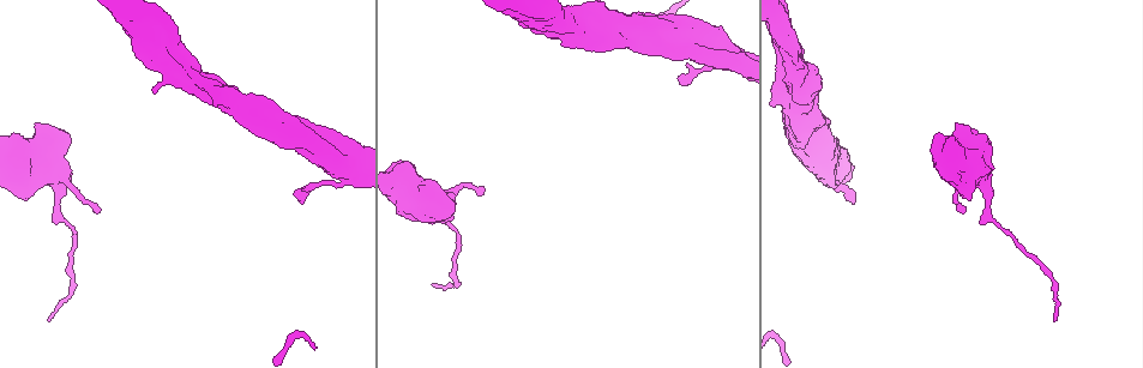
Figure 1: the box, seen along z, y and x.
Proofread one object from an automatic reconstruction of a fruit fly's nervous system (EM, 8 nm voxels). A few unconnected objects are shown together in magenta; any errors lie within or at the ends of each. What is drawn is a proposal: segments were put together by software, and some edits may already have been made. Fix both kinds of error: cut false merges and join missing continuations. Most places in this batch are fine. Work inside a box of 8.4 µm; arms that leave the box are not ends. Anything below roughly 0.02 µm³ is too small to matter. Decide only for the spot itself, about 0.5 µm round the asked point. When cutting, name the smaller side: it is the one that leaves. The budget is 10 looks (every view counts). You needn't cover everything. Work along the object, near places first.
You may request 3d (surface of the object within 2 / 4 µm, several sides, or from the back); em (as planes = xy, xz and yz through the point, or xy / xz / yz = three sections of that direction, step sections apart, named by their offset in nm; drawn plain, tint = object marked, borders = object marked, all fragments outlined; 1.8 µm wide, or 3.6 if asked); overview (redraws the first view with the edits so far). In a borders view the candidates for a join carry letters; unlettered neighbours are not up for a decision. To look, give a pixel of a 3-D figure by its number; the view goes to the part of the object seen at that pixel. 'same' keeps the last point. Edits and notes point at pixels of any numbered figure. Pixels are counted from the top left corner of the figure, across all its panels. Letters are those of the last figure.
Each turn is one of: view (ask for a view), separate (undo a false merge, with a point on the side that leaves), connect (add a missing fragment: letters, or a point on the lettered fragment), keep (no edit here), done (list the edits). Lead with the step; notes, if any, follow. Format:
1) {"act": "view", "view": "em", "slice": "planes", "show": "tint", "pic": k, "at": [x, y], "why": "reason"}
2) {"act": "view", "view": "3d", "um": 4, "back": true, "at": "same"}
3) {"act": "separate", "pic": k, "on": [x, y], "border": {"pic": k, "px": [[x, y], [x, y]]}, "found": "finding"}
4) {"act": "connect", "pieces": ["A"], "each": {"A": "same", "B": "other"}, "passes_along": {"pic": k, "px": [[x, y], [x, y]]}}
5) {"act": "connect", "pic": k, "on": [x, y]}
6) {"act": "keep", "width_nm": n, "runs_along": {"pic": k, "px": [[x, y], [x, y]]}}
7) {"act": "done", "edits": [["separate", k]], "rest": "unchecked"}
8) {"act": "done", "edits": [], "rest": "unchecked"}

{"act": "view", "view": "3d", "um": 4, "pic": 1, "at": [1053, 321], "why": "thin end"}

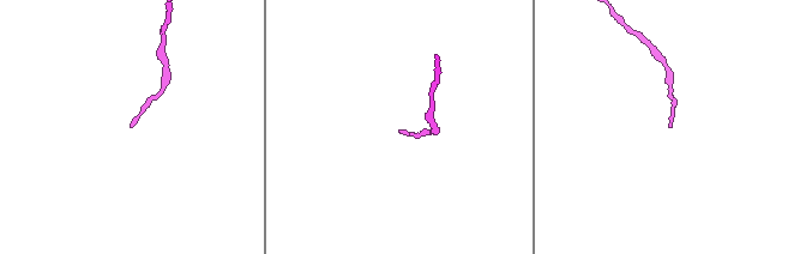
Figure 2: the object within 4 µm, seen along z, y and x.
{"act": "view", "view": "em", "slice": "planes", "show": "borders", "pic": 2, "at": [670, 127]}

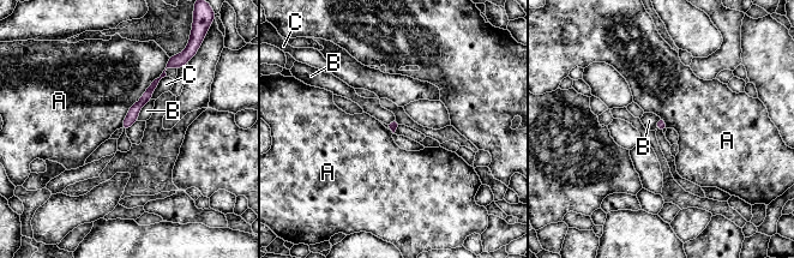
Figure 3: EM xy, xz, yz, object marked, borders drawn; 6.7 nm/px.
{"act": "keep", "each": {"A": "other", "B": "other", "C": "other"}, "found": "none of them fits"}

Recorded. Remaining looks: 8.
{"act": "view", "view": "em", "slice": "planes", "show": "borders", "pic": 1, "at": [26, 200], "why": "branch stops here"}

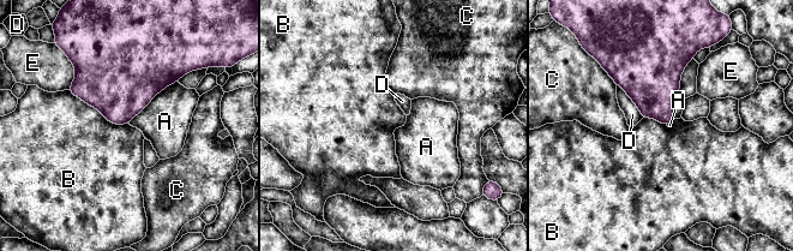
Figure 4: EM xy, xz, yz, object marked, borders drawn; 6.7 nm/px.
{"act": "keep", "each": {"A": "other", "B": "other", "C": "other", "D": "other", "E": "other"}, "border": {"pic": 4, "px": [[68, 89], [108, 120], [127, 124]]}, "found": "no lettered fragment goes on from it"}

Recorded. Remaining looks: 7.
{"act": "view", "view": "em", "slice": "planes", "show": "borders", "pic": 1, "at": [304, 199], "why": "thin end"}

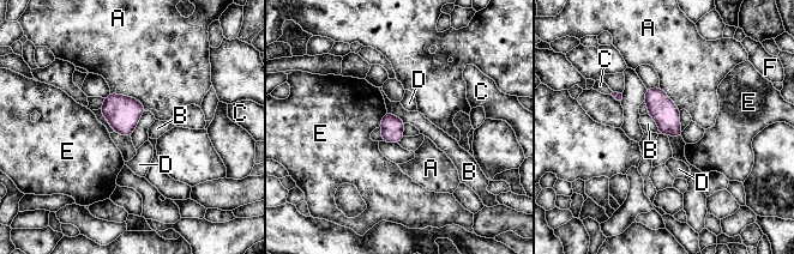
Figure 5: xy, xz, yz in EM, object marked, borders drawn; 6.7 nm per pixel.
{"act": "keep", "width_nm": 140, "each": {"A": "other", "B": "other", "C": "other", "D": "other", "E": "other", "F": "other"}, "border": {"pic": 5, "px": [[647, 113], [656, 122], [660, 133]]}, "found": "none of them fits"}

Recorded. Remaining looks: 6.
{"act": "view", "view": "3d", "um": 4, "pic": 1, "at": [197, 82], "why": "thick turns thin"}

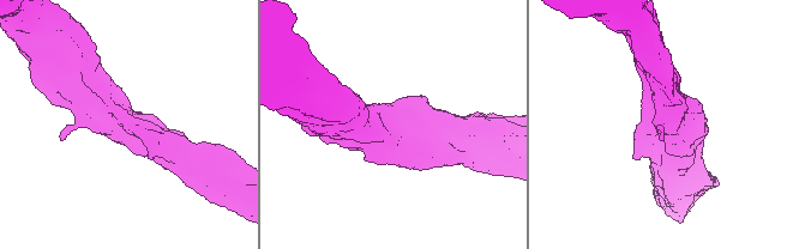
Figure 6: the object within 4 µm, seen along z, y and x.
{"act": "view", "view": "em", "slice": "yz", "step": 16, "show": "tint", "pic": 6, "at": [394, 135], "arms": 3, "arm_widths_nm": [220, 460, 460], "why": "now the EM"}

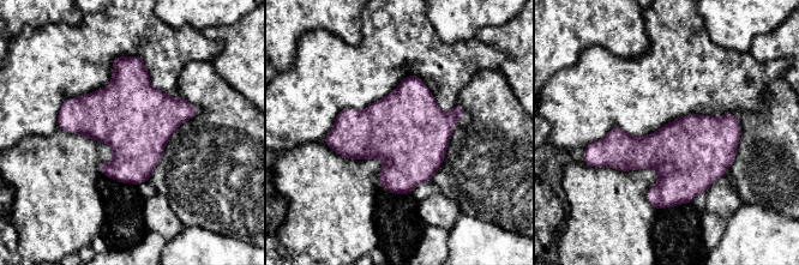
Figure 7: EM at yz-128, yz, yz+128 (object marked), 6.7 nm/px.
{"act": "view", "view": "em", "slice": "planes", "show": "borders", "at": "same"}

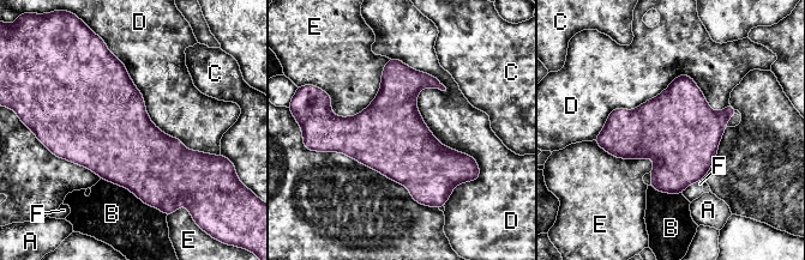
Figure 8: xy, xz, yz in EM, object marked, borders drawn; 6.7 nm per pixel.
{"act": "keep", "each": {"A": "other", "B": "other", "C": "other", "D": "other", "E": "other", "F": "other"}, "border": {"pic": 8, "px": [[390, 58], [479, 165]]}, "found": "one cell here"}

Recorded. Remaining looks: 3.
{"act": "done", "edits": [], "rest": "unchecked"}

